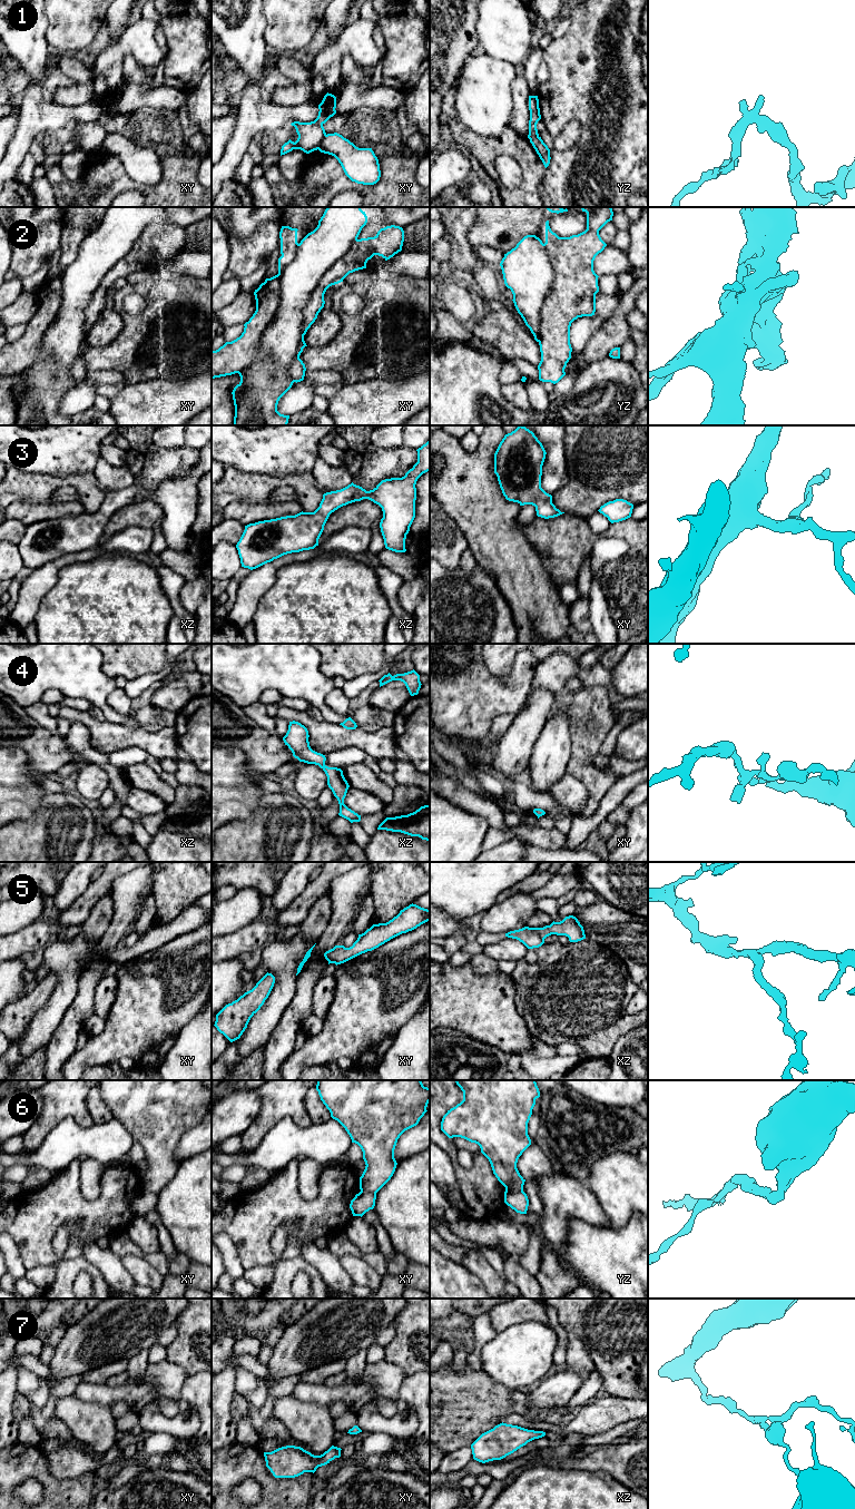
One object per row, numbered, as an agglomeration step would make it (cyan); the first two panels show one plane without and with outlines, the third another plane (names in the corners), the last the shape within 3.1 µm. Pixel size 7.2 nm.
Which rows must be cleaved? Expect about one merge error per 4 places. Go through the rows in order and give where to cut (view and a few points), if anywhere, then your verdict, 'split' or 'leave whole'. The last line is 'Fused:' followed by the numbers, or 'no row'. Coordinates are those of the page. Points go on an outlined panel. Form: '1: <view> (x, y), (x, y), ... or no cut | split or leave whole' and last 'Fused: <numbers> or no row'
1: xy (325, 134), (318, 149) | split
2: xy (356, 238), (303, 310), (302, 340), (290, 366), (293, 381) | split
3: no cut | leave whole
4: no cut | leave whole
5: no cut | leave whole
6: yz (505, 1188), (522, 1191) | split
7: no cut | leave whole
Fused: 1, 2, 6

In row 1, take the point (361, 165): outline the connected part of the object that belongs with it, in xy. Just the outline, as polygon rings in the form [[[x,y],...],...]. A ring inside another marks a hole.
[[[334,133],[325,135],[318,150],[334,156],[352,182],[374,185],[380,180],[380,164],[372,148],[358,148]]]

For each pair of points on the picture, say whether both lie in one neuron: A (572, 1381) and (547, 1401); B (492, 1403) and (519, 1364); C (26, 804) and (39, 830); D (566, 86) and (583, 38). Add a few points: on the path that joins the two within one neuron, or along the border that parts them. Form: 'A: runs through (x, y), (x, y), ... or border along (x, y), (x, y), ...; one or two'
A: runs through (566, 1382), (553, 1394); one
B: border along (482, 1371), (495, 1382), (509, 1389); two
C: border along (45, 793), (39, 807), (29, 817), (11, 823); two
D: runs through (577, 74), (577, 56), (580, 50); one

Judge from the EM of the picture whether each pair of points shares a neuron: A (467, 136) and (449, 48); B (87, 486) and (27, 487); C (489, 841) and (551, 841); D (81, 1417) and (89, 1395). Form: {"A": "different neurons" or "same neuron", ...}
{"A": "different neurons", "B": "same neuron", "C": "same neuron", "D": "different neurons"}

